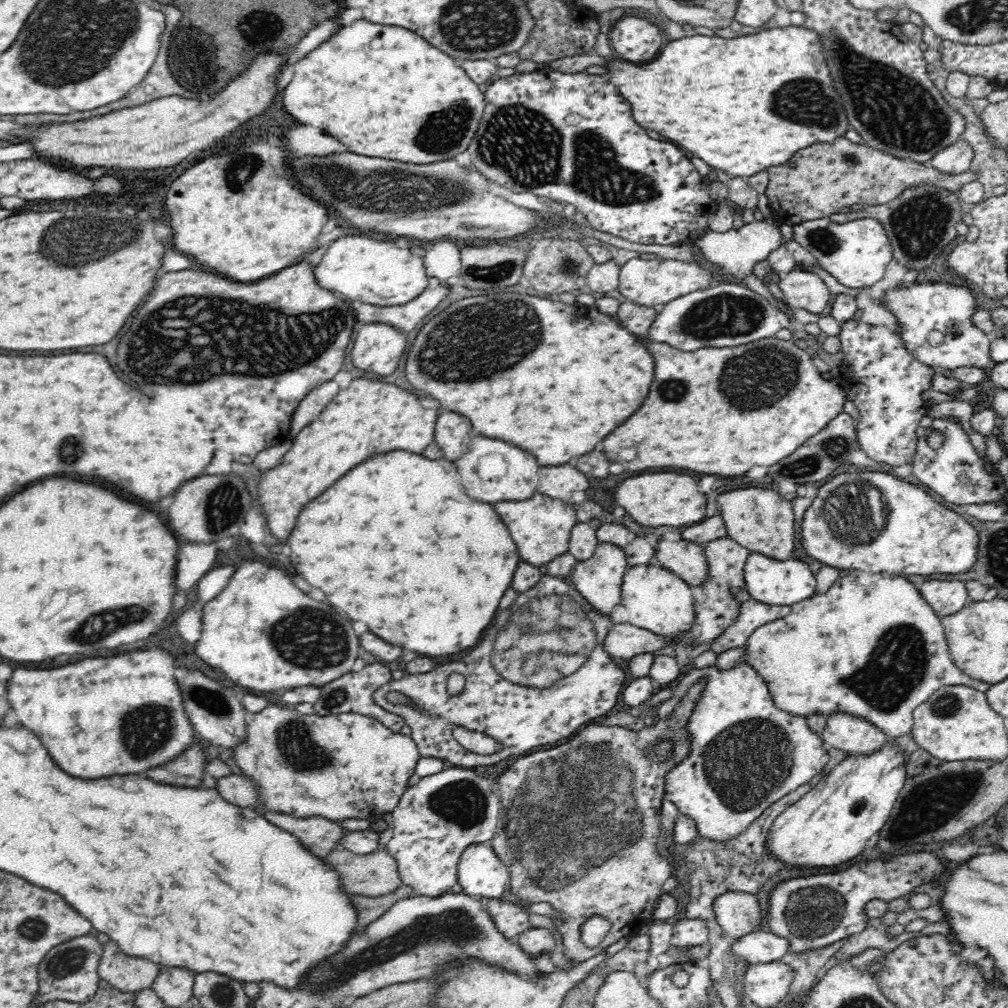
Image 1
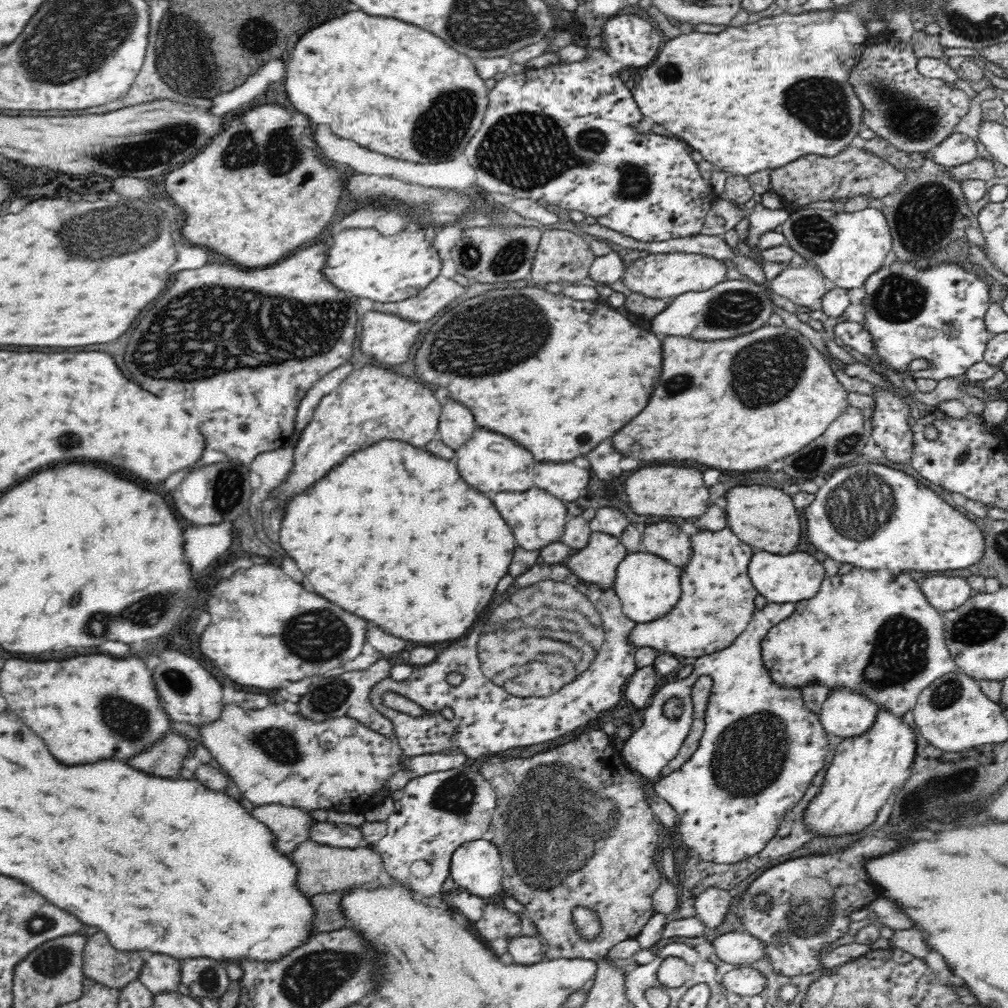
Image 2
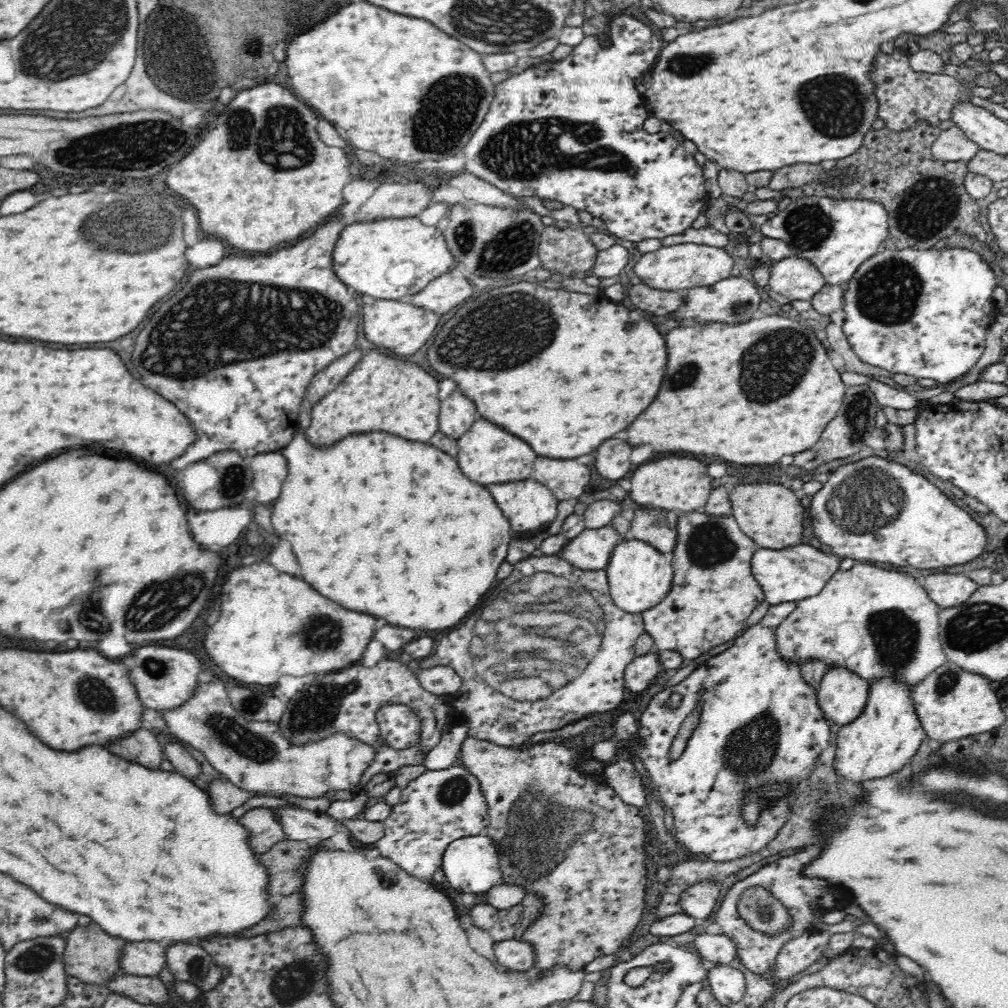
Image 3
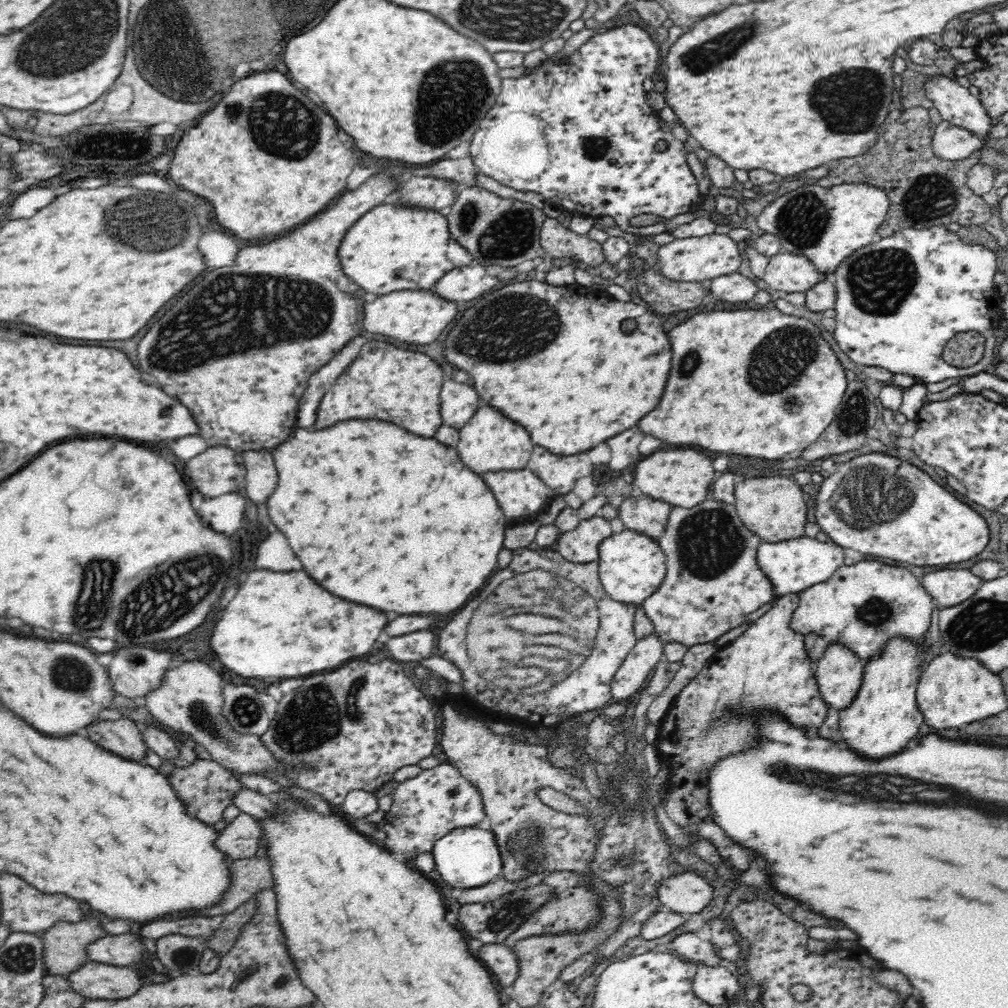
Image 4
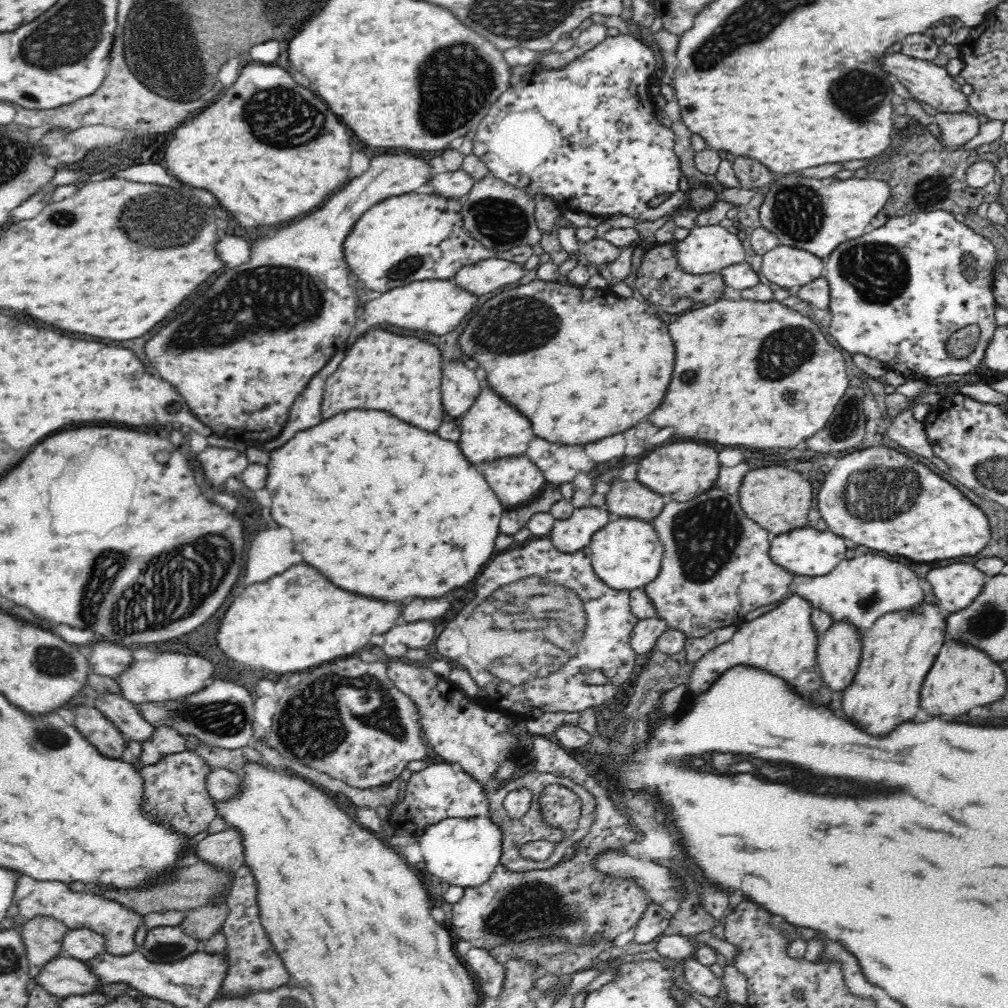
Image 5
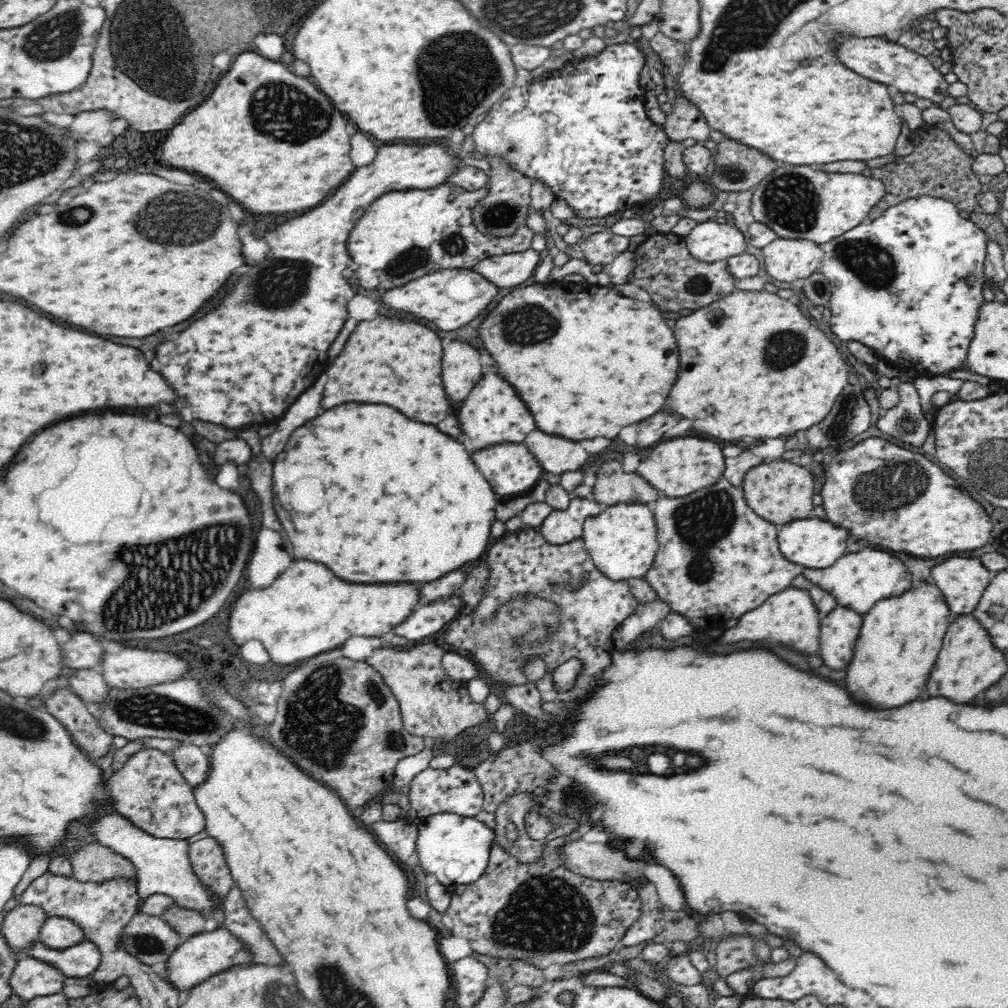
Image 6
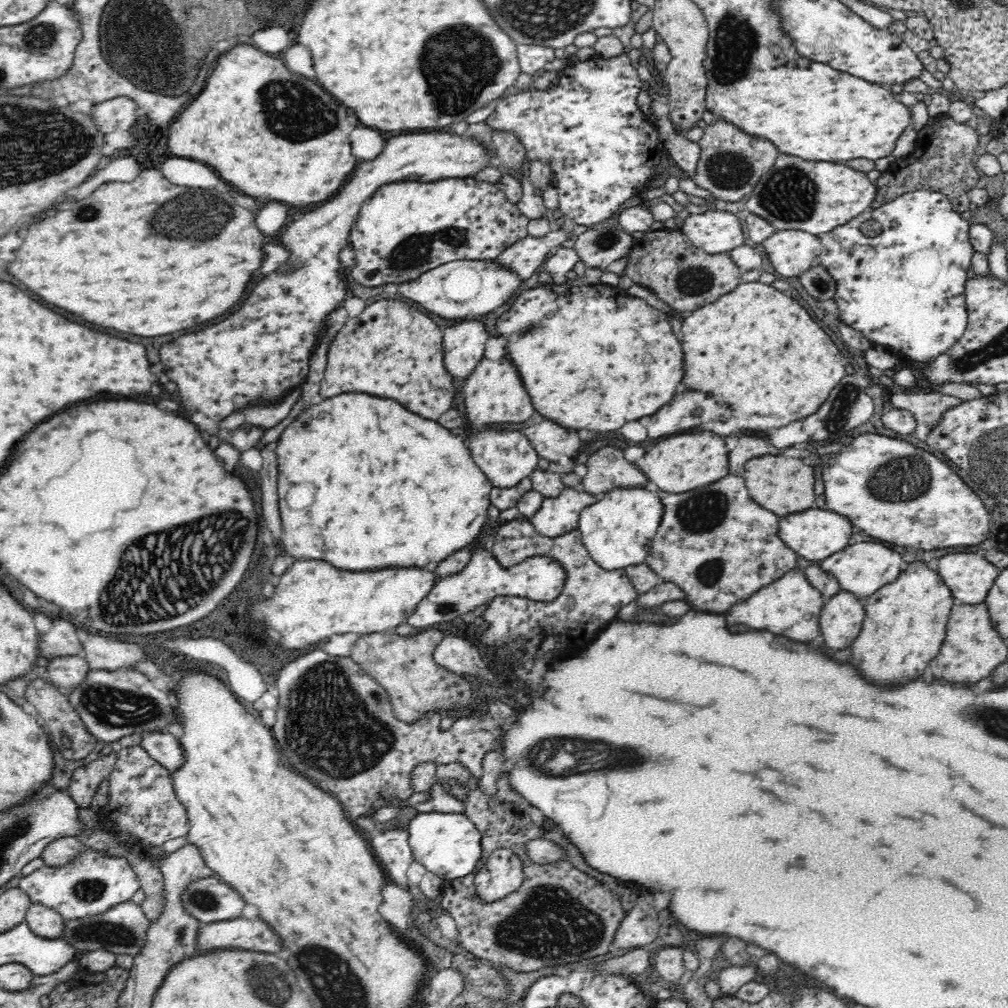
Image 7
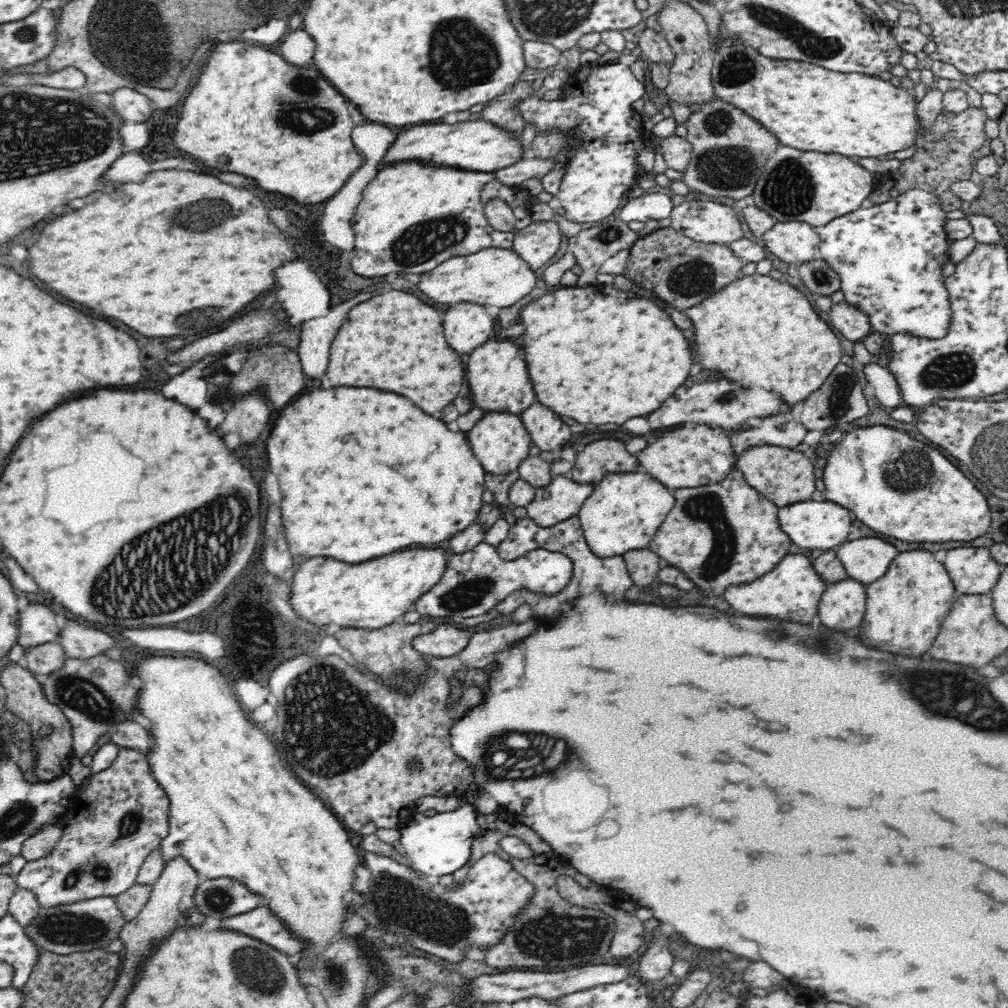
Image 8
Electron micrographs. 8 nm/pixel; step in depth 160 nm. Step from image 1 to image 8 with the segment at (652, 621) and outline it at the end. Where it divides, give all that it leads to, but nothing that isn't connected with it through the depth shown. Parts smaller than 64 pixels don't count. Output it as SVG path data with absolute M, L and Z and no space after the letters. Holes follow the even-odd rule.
M642 470L606 472L594 484L590 496L580 506L577 517L587 544L596 556L623 556L629 550L649 548L650 541L675 505L674 498L674 494L662 482Z

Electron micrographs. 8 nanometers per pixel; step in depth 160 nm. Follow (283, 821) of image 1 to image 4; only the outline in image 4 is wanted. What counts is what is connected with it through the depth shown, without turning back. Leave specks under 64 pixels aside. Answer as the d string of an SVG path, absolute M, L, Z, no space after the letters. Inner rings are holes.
M242 813L219 832L214 847L222 851L228 860L252 858L263 836L260 822L249 814Z

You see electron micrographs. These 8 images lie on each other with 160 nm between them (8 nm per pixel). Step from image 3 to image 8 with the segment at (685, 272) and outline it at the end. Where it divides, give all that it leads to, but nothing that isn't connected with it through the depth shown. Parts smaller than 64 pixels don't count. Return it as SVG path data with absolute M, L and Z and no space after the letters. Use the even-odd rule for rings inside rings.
M693 194L686 196L682 203L672 206L669 219L669 226L675 231L702 243L729 245L744 236L740 220L736 217L733 207L710 200L701 200Z

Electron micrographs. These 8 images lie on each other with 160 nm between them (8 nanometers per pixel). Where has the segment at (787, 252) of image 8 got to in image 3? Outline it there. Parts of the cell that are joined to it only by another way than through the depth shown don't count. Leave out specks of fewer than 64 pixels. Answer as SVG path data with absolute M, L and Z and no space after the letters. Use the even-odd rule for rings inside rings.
M791 255L770 263L770 289L790 301L810 302L826 283L823 274L809 260Z

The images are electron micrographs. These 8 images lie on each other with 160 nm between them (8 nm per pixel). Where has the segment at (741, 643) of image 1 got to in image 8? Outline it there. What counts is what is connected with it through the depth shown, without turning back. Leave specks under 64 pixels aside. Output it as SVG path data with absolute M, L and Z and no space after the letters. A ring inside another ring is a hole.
M788 553L782 556L779 564L764 572L756 580L740 584L730 584L724 588L724 598L735 612L750 616L774 616L780 620L811 624L816 616L822 593L827 582L814 570L814 564L802 553Z

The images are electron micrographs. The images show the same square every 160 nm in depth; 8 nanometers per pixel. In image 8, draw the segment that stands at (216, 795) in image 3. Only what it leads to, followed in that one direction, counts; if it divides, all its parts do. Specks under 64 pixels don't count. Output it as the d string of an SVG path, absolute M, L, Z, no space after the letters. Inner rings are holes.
M122 746L110 767L93 773L84 785L75 788L71 807L58 818L57 825L62 830L62 837L42 858L26 861L14 876L15 881L22 888L31 890L42 906L59 906L94 896L118 896L118 893L128 890L134 884L146 856L158 849L160 841L166 839L169 832L168 807L170 802L151 776L146 755Z

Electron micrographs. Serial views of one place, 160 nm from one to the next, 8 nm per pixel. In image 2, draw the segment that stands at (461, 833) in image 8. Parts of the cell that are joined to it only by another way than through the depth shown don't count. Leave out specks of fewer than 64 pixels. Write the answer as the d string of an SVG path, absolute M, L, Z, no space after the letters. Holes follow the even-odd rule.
M485 838L465 842L450 858L449 876L460 889L481 898L503 892L503 874L498 847Z

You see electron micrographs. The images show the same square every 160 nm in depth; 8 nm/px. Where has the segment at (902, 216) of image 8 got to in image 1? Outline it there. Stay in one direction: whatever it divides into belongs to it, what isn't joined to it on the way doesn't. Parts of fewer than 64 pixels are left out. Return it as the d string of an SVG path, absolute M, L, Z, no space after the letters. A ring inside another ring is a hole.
M917 280L912 285L897 284L895 288L883 293L880 301L882 307L897 319L898 326L894 332L900 335L902 345L914 359L930 367L936 374L941 370L951 370L960 367L976 366L989 369L992 365L990 357L990 340L984 331L973 323L973 315L977 312L976 294L964 285L955 285L948 281Z

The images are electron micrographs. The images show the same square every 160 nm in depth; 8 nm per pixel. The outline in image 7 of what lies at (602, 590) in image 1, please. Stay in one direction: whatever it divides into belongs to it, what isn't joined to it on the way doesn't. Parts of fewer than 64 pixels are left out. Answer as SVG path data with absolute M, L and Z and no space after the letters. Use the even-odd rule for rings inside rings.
M564 486L558 496L542 500L542 506L528 519L544 536L560 536L578 527L580 512L594 504L599 495Z

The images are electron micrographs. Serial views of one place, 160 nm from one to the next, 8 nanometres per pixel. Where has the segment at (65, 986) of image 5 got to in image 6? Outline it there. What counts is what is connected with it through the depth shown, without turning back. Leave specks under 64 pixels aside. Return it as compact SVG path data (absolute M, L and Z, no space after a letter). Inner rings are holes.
M24 956L14 966L9 983L15 998L30 1000L60 993L65 977L56 967Z

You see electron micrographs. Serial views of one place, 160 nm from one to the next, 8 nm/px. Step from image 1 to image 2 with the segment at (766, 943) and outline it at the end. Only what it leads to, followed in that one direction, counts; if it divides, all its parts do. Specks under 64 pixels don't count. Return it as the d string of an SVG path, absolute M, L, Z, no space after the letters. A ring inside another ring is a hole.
M732 931L720 934L712 940L711 945L718 958L730 964L743 966L764 957L762 941L746 932Z

